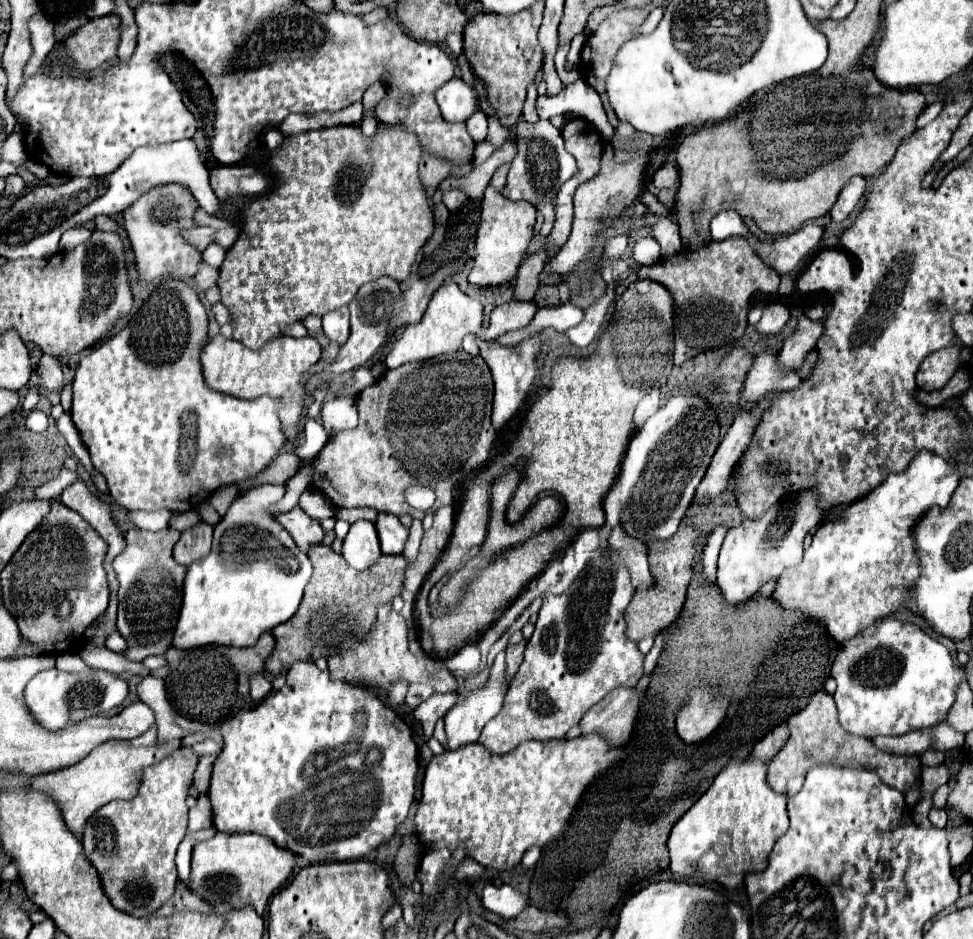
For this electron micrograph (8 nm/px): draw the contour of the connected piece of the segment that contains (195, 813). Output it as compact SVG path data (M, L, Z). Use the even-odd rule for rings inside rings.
M199 796L197 806L189 814L189 830L199 830L211 826L211 804L207 796Z

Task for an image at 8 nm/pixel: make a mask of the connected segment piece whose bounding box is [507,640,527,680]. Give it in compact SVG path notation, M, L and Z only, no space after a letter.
M521 640L519 644L515 644L515 646L509 646L507 648L507 678L511 680L513 676L515 676L515 672L517 672L517 668L519 668L519 664L521 664L521 660L523 660L523 650L525 650L525 640Z

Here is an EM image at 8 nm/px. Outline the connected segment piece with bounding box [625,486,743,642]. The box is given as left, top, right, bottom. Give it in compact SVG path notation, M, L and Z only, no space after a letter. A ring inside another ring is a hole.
M727 486L727 490L721 494L721 498L713 500L709 506L691 506L687 510L685 520L681 522L679 530L675 532L675 536L671 540L657 540L649 546L649 566L651 566L651 574L655 584L651 588L639 588L633 598L631 604L625 610L625 620L627 620L627 636L635 642L639 642L641 638L647 636L657 636L661 630L665 630L673 620L677 620L677 616L683 610L685 604L685 594L687 588L691 584L693 578L693 564L699 556L699 552L695 550L695 546L701 544L703 538L707 538L717 526L725 524L729 528L737 528L743 522L743 514L735 504L735 498L731 494L731 486Z

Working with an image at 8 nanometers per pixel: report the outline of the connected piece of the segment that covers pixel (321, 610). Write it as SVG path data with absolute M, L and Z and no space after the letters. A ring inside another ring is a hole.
M311 544L309 558L313 562L313 576L305 588L303 604L299 606L299 612L287 624L279 624L279 628L273 628L273 636L277 640L273 656L267 660L267 672L281 674L289 670L289 666L297 660L315 662L319 658L319 646L321 646L321 658L329 656L331 646L337 642L345 642L351 634L361 632L361 638L367 636L367 630L371 630L371 624L375 622L375 612L379 604L389 604L397 594L403 590L405 580L405 566L407 560L399 556L381 556L371 568L357 572L351 568L341 554L337 554L331 546L323 544ZM353 622L347 630L351 632L339 632L345 628L345 624Z

